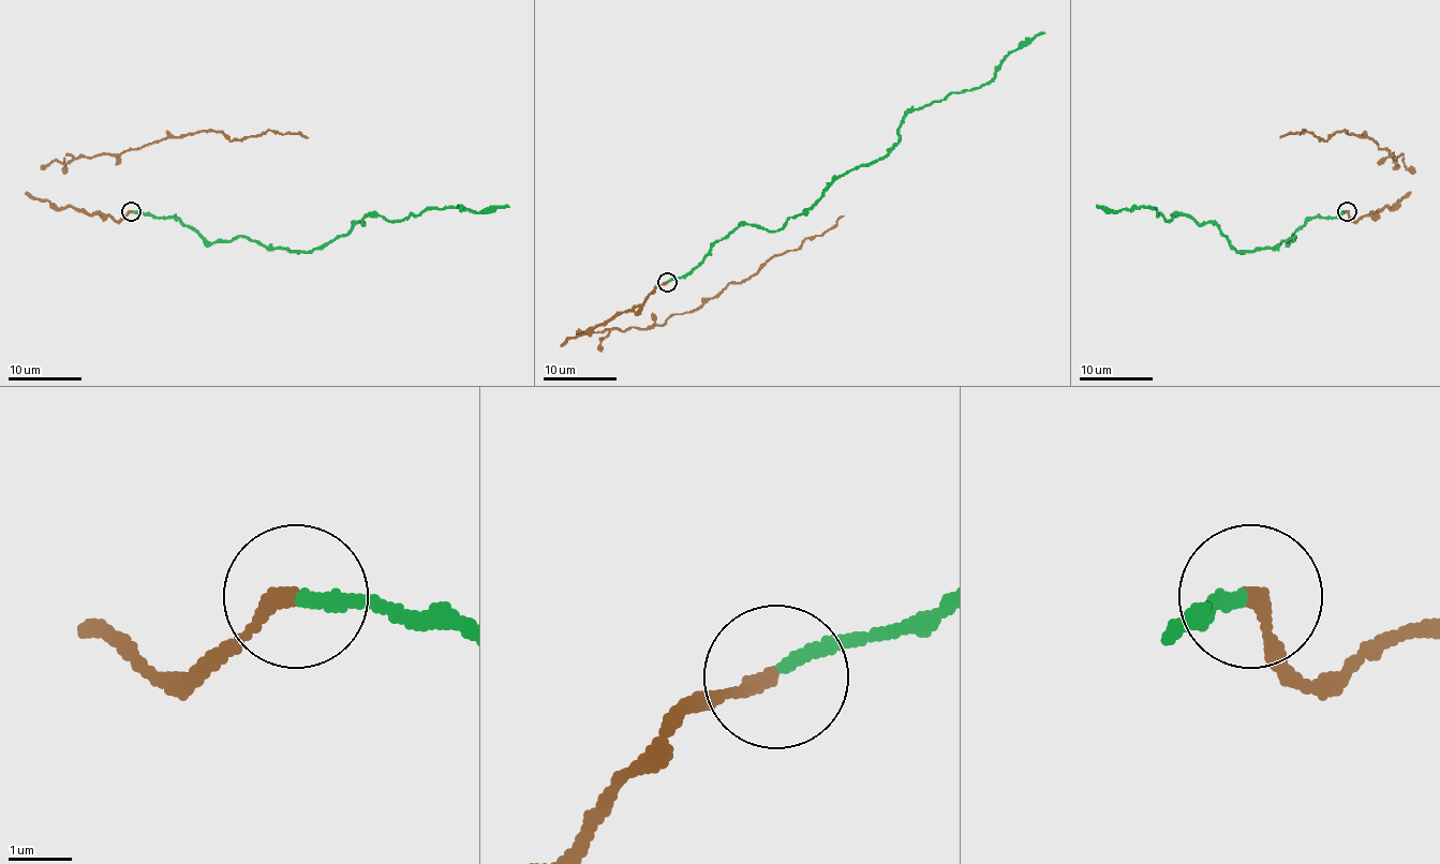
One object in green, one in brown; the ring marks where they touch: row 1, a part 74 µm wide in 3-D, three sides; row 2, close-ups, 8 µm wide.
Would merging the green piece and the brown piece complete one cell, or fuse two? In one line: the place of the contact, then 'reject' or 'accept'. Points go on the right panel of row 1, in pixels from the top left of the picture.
place (1347, 211); reject

